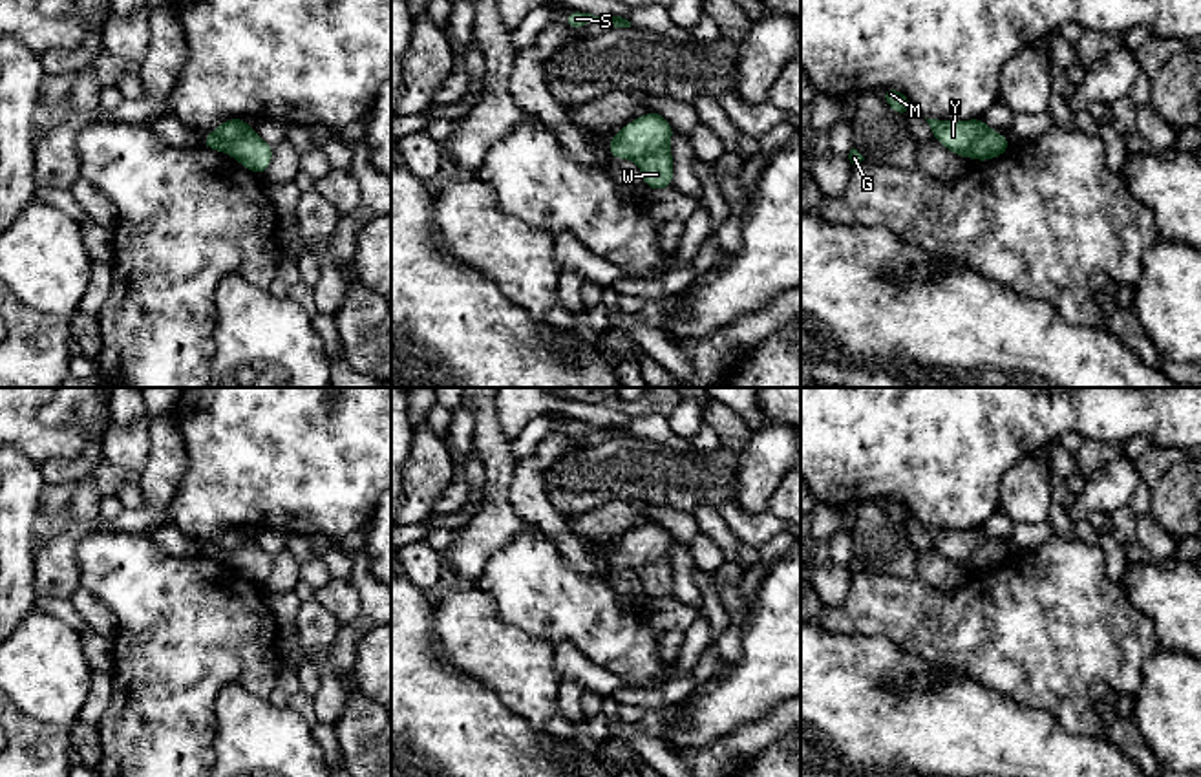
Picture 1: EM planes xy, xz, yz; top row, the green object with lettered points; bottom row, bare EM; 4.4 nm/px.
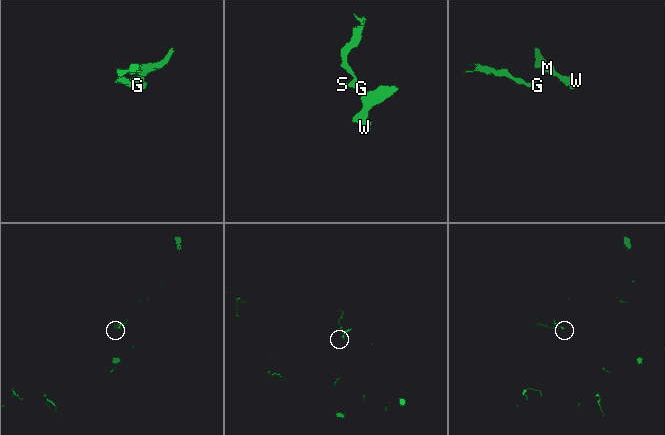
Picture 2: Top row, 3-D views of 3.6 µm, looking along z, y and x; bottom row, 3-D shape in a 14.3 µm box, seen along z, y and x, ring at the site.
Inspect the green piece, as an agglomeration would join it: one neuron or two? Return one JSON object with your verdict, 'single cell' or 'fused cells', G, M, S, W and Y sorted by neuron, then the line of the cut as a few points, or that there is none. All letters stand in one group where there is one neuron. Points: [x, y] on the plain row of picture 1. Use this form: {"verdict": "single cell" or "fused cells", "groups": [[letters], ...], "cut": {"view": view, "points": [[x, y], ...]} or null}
{"verdict": "fused cells", "groups": [["G", "M", "S", "Y"], ["W"]], "cut": {"view": "xy", "points": [[253, 540], [240, 545], [227, 560]]}}

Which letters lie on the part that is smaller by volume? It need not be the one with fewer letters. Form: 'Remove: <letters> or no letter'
Remove: W

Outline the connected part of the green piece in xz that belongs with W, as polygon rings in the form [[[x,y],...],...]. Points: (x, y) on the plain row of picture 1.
[[[669,558],[653,561],[638,570],[640,581],[651,598],[669,598],[673,594],[673,565]]]

